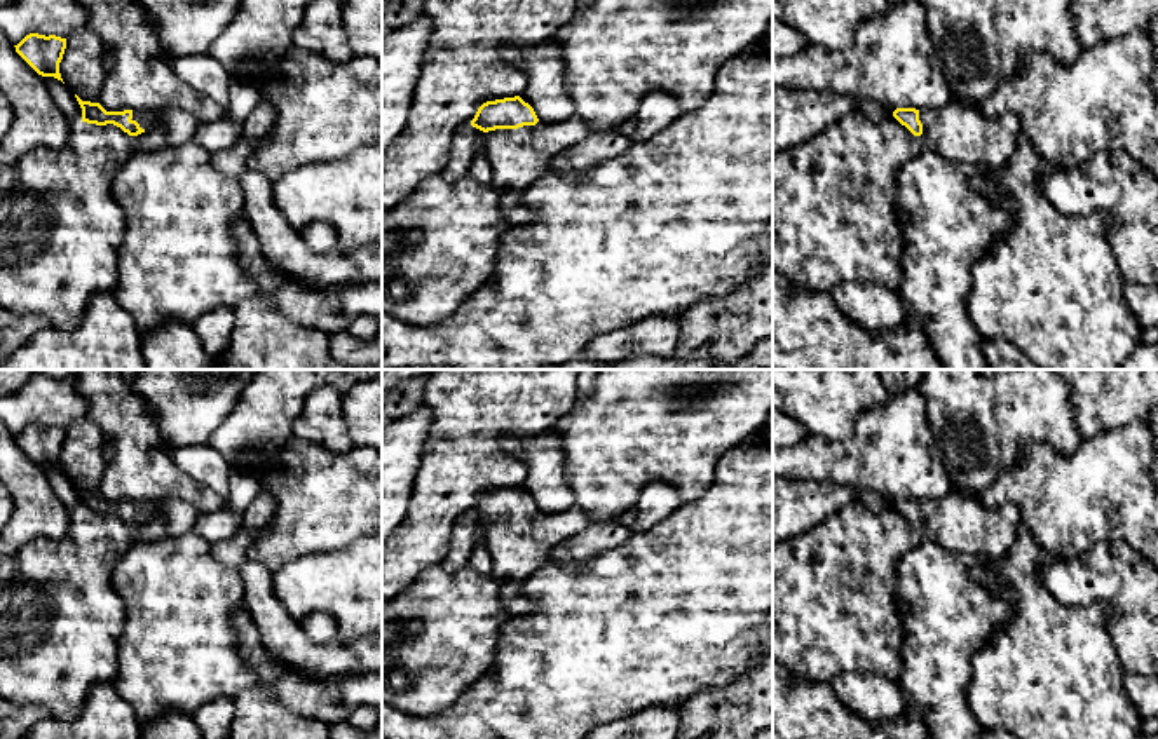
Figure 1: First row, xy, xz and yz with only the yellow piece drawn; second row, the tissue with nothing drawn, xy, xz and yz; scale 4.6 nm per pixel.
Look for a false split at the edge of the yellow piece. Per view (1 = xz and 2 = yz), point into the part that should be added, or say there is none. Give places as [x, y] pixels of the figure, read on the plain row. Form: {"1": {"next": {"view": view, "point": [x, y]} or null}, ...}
{"1": {"next": {"view": "xz", "point": [518, 548]}}, "2": {"next": {"view": "yz", "point": [958, 522]}}}

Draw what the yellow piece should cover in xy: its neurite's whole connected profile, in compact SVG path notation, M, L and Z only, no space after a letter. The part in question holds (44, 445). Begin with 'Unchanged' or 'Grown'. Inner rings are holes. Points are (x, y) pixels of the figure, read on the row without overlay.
Unchanged. M26 425L16 437L16 443L42 467L54 467L63 472L59 453L66 439L66 429L56 425Z

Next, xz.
Grown. M520 486L483 493L471 516L487 525L490 573L501 584L506 615L535 610L523 594L525 582L551 561L551 553L562 540L581 533L589 525L586 514L576 505L558 514L542 514Z

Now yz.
Grown. M950 488L942 498L916 500L896 498L893 507L914 526L919 526L924 539L954 554L991 559L1003 559L1017 542L1022 526L1020 511L1015 504L989 509L978 497Z

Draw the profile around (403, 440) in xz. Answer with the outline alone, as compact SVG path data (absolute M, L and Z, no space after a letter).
M419 406L382 424L382 542L406 512L431 420L431 411Z

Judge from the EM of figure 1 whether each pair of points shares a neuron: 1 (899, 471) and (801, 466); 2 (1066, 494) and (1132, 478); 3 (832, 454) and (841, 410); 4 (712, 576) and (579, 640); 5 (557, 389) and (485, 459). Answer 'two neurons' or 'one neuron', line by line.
1: one neuron
2: one neuron
3: two neurons
4: one neuron
5: one neuron

